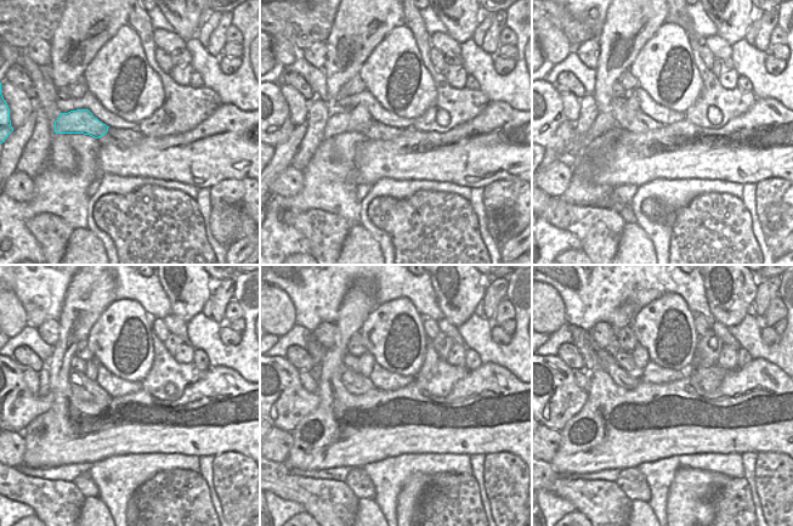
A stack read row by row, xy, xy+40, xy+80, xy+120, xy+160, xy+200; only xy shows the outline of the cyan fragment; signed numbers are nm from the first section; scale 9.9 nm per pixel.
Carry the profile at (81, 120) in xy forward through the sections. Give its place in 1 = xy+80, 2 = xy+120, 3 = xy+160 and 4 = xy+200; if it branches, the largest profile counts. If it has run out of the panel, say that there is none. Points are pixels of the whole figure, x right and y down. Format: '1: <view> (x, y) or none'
1: xy+80 (604, 123)
2: xy+120 (12, 403)
3: xy+160 (284, 402)
4: xy+200 (556, 399)

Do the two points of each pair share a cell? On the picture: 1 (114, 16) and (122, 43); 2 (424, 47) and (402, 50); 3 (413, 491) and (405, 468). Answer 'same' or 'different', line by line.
1: different
2: different
3: different

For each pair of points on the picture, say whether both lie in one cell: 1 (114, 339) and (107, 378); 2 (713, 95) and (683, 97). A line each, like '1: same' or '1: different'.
1: different
2: different

